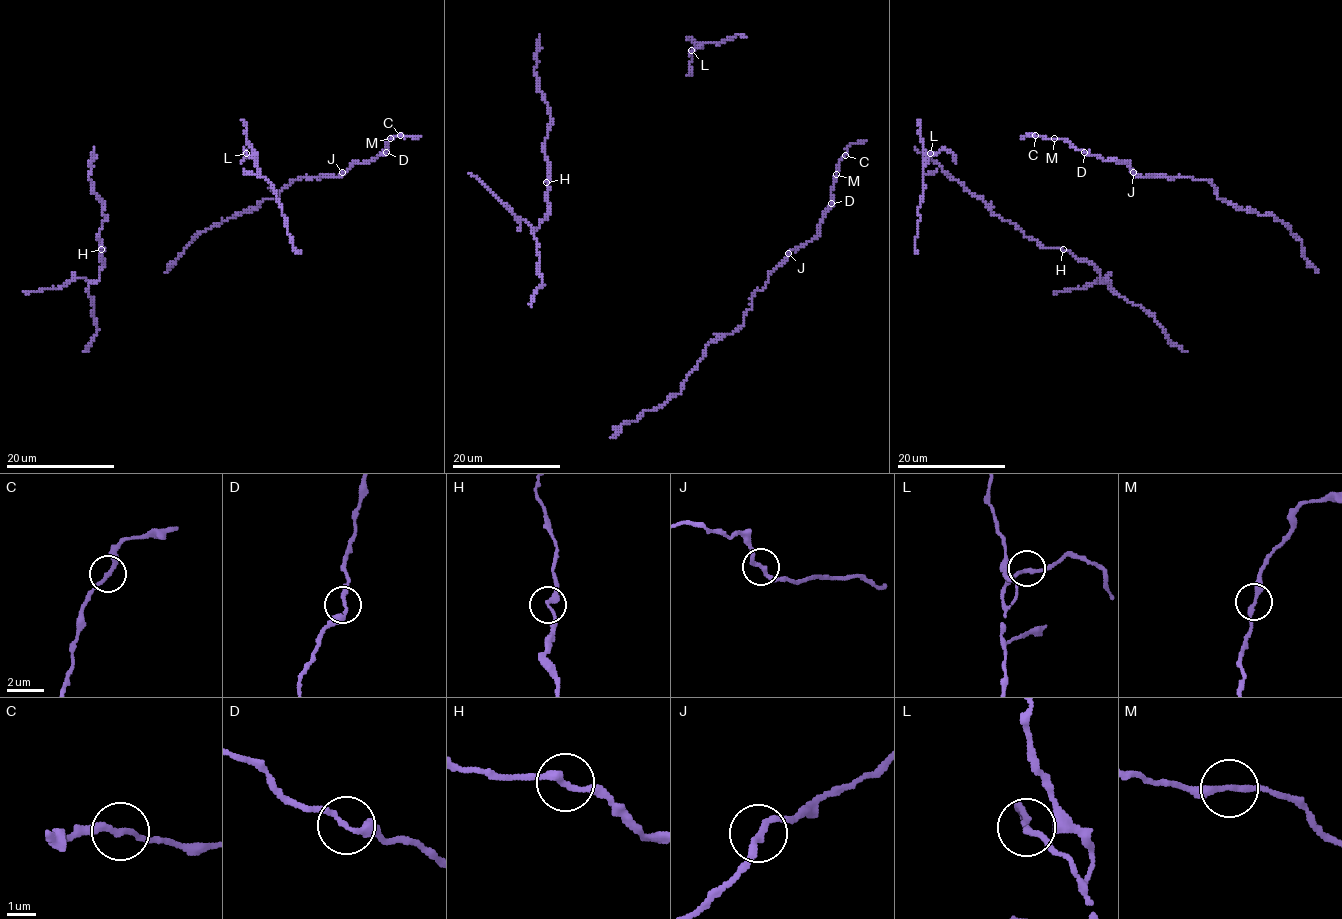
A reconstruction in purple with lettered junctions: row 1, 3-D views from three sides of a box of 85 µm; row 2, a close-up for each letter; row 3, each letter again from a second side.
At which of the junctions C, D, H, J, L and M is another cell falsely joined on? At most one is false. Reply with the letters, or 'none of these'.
none of these

